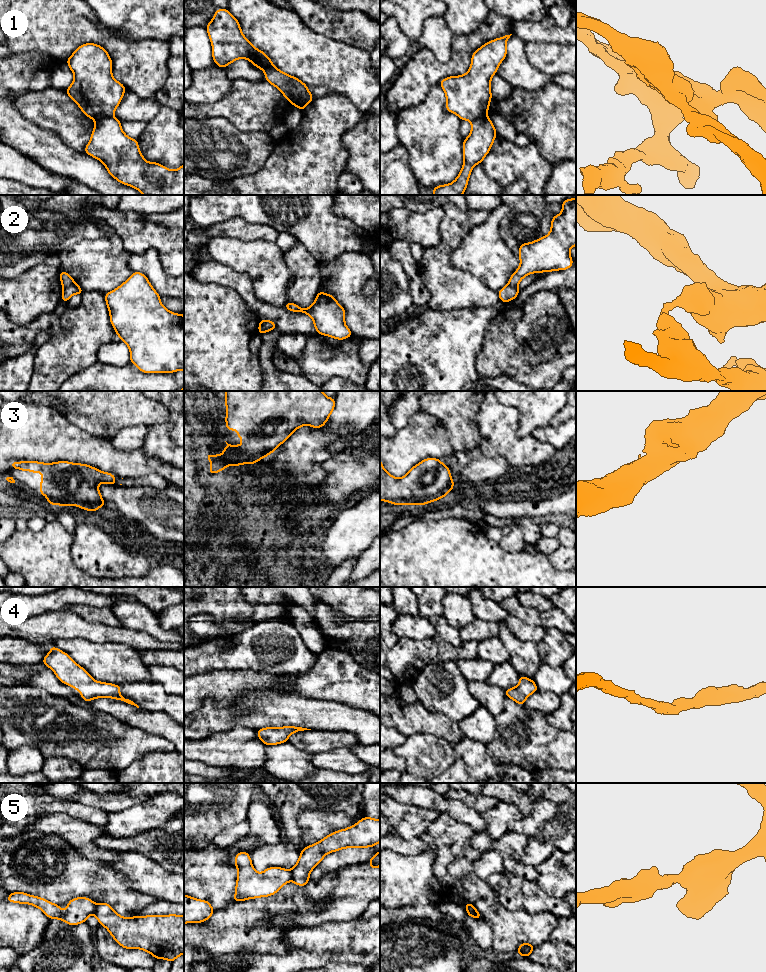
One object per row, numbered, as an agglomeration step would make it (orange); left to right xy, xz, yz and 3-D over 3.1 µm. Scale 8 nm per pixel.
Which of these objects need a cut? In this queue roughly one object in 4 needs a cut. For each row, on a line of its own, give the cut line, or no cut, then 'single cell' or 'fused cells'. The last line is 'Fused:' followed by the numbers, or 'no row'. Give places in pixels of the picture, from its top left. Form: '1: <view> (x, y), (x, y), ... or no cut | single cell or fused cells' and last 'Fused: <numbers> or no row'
1: xz (312, 96), (299, 96), (293, 104) | fused cells
2: xy (74, 282), (63, 287) | fused cells
3: no cut | single cell
4: no cut | single cell
5: xz (290, 870), (292, 879) | fused cells
Fused: 1, 2, 5

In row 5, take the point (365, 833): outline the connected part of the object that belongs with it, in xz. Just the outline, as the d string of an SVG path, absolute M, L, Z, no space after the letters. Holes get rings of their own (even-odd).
M364 817L355 825L328 834L314 845L306 846L291 869L292 881L298 886L309 883L310 872L331 852L345 848L373 847L380 842L380 820Z

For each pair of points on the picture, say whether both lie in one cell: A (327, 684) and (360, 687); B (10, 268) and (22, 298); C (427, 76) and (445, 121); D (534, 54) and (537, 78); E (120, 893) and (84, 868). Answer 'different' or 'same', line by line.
A: same
B: different
C: different
D: different
E: same

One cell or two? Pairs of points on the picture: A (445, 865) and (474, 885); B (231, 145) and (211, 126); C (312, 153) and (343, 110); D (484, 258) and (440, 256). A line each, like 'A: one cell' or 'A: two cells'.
A: one cell
B: one cell
C: one cell
D: two cells

